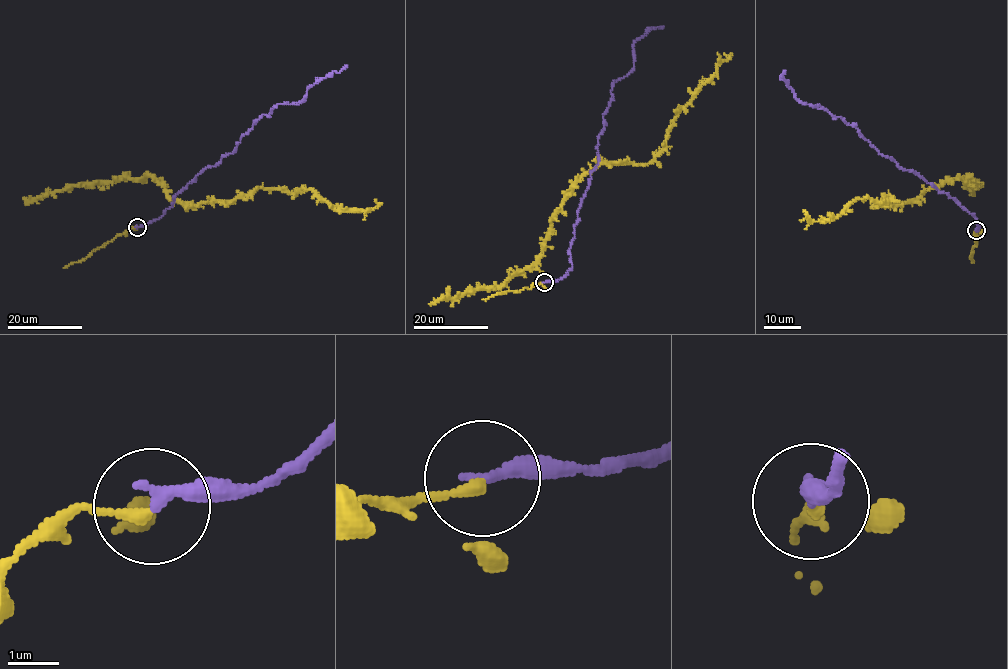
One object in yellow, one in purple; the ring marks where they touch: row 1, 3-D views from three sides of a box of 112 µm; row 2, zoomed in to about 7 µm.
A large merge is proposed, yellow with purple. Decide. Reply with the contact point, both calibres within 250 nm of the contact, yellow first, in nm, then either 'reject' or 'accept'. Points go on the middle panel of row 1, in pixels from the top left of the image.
at (544, 282); 150 nm thick on the yellow side, 240 nm on the other; accept

